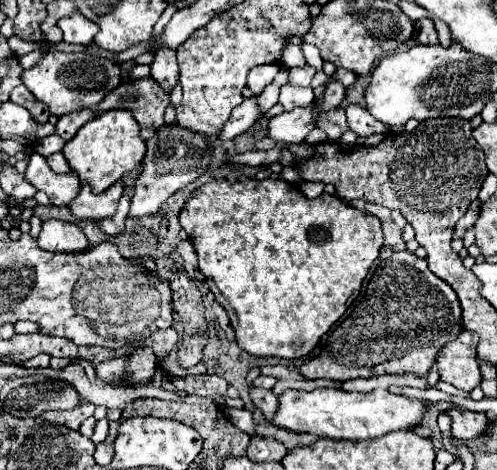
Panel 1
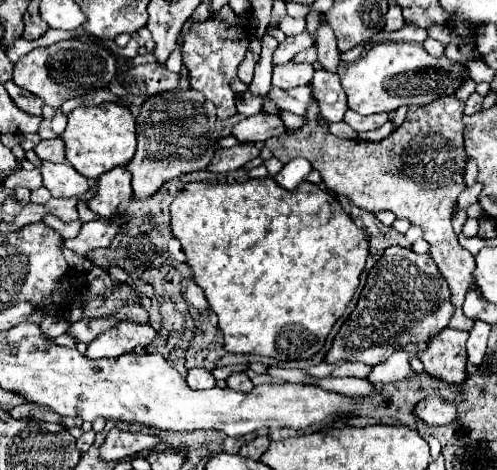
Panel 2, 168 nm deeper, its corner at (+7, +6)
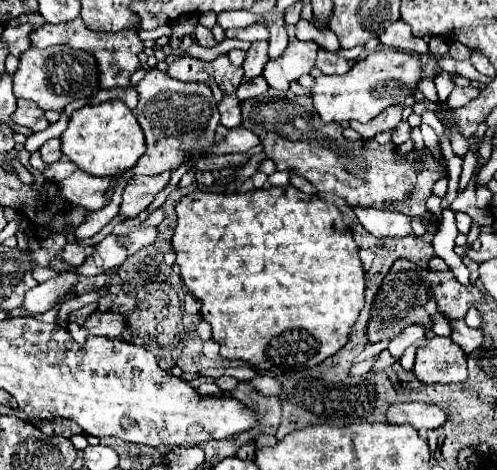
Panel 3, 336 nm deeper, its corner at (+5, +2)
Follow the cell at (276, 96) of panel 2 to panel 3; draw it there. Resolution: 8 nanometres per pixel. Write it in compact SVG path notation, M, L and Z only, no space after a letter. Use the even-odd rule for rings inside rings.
M263 75L255 77L255 79L243 79L239 89L237 89L237 97L243 101L243 99L251 99L251 97L259 97L259 95L265 95L269 91L269 85L265 81Z

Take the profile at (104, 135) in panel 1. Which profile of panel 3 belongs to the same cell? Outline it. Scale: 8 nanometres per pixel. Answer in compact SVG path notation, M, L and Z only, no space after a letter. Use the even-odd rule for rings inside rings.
M105 101L101 105L85 105L73 111L67 129L61 135L63 153L85 173L95 177L115 177L137 165L145 153L143 131L131 109L123 107L121 101Z

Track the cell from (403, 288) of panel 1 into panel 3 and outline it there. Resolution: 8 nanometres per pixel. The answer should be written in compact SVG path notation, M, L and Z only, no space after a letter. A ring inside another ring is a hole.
M397 259L391 267L391 271L385 275L377 295L375 295L375 303L371 307L371 319L367 323L365 329L365 337L369 343L377 343L377 341L391 341L395 339L399 333L403 333L403 329L407 325L421 325L425 331L431 331L433 327L433 319L429 317L425 305L427 301L433 299L437 303L437 311L449 319L465 319L465 313L469 311L471 305L475 305L481 299L481 293L477 287L473 285L461 285L453 271L433 271L433 269L419 269L415 267L411 261L407 259Z

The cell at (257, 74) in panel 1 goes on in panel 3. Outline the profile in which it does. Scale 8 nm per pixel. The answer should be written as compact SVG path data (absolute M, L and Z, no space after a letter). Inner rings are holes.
M253 41L251 49L247 49L247 57L243 61L245 77L253 79L253 77L261 75L265 63L267 63L267 41Z

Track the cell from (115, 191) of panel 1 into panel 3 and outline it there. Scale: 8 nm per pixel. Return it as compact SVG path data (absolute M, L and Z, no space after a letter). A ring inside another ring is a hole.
M161 173L159 177L145 177L145 175L133 175L125 189L123 189L123 201L119 205L119 215L123 217L137 217L141 211L149 207L153 197L167 185L171 173Z

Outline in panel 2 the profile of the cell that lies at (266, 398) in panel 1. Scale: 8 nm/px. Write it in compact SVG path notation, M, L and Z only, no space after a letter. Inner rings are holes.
M231 373L227 377L227 387L233 391L249 391L253 389L253 383L245 373Z

